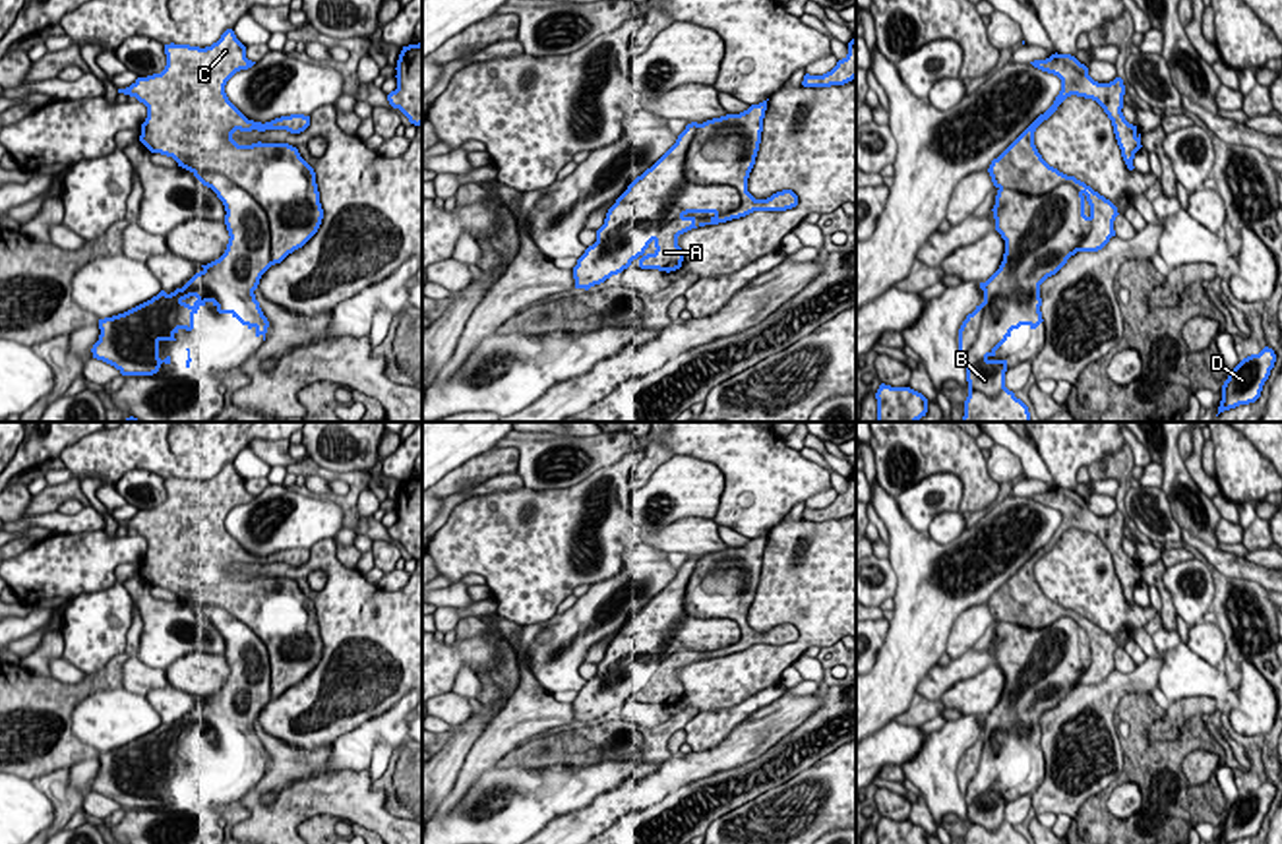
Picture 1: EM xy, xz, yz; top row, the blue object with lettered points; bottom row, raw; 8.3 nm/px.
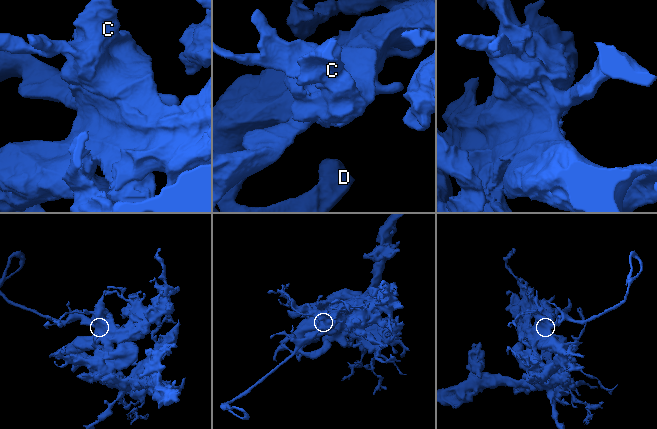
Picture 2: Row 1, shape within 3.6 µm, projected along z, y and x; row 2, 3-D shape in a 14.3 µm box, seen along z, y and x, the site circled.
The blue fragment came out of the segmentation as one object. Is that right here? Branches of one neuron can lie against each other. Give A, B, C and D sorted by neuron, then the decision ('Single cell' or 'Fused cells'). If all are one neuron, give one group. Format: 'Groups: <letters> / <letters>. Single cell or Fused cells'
Groups: A C / B D. Fused cells

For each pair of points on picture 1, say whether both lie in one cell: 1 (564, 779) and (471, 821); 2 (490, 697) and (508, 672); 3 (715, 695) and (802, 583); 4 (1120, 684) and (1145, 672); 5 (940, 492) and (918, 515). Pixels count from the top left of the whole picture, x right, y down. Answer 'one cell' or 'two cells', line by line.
1: one cell
2: one cell
3: one cell
4: one cell
5: one cell

